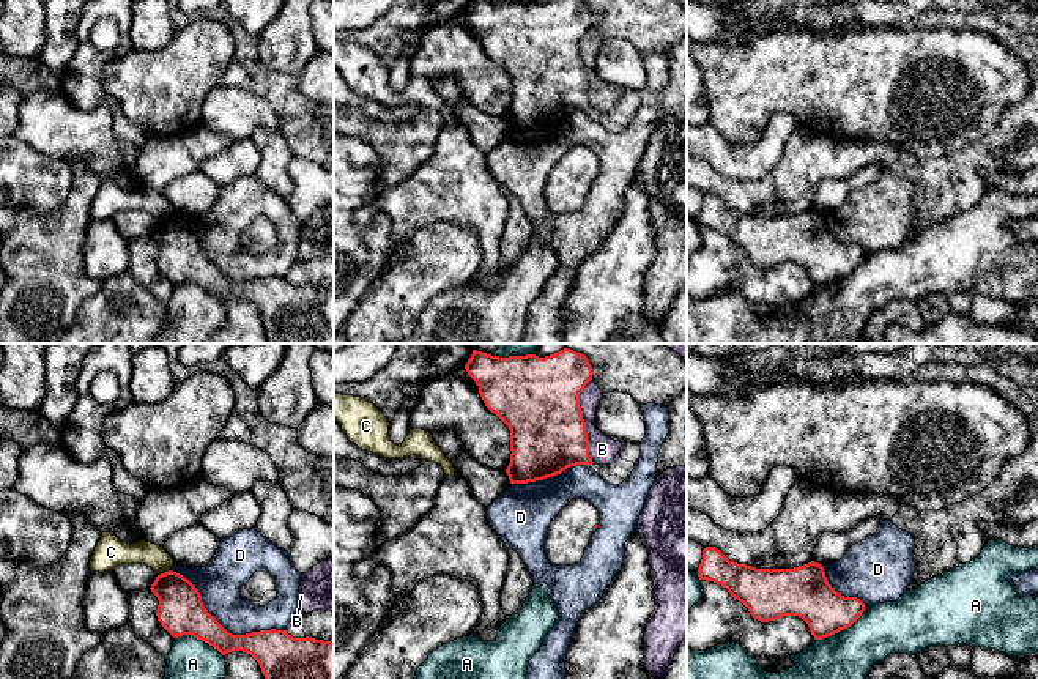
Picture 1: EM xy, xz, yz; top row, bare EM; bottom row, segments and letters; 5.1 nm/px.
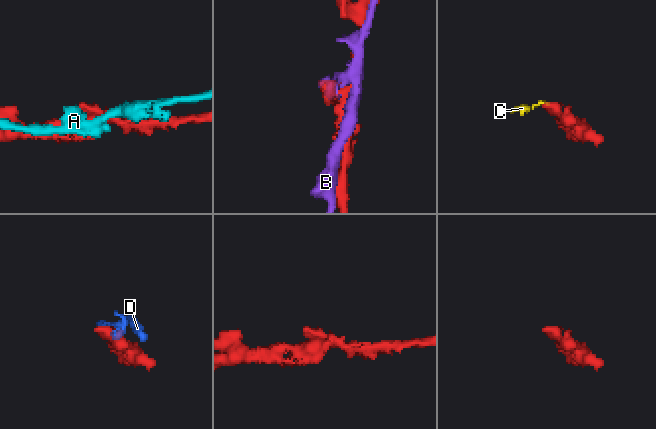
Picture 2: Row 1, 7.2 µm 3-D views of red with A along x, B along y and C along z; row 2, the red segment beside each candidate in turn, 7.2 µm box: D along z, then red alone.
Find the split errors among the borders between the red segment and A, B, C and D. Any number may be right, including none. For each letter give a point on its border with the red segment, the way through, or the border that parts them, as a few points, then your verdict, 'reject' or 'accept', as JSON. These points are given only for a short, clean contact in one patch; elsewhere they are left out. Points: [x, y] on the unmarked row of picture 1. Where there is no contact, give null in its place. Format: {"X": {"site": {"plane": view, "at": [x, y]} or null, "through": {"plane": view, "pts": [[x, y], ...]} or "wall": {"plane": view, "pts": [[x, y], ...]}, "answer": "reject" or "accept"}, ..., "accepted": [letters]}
{"A": {"site": {"plane": "yz", "at": [841, 276]}, "answer": "reject"}, "B": {"site": {"plane": "xz", "at": [585, 70]}, "answer": "reject"}, "C": {"site": {"plane": "xy", "at": [163, 221]}, "wall": {"plane": "xy", "pts": [[169, 216], [158, 222]]}, "answer": "reject"}, "D": {"site": {"plane": "xy", "at": [221, 273]}, "answer": "reject"}, "accepted": []}

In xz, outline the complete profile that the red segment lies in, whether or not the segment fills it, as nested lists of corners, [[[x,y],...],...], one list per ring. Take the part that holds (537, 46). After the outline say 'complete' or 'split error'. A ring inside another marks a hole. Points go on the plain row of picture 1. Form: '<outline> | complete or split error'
[[[473,0],[465,13],[485,54],[510,77],[510,131],[592,112],[580,39],[592,27],[581,0],[499,5]]] | complete

